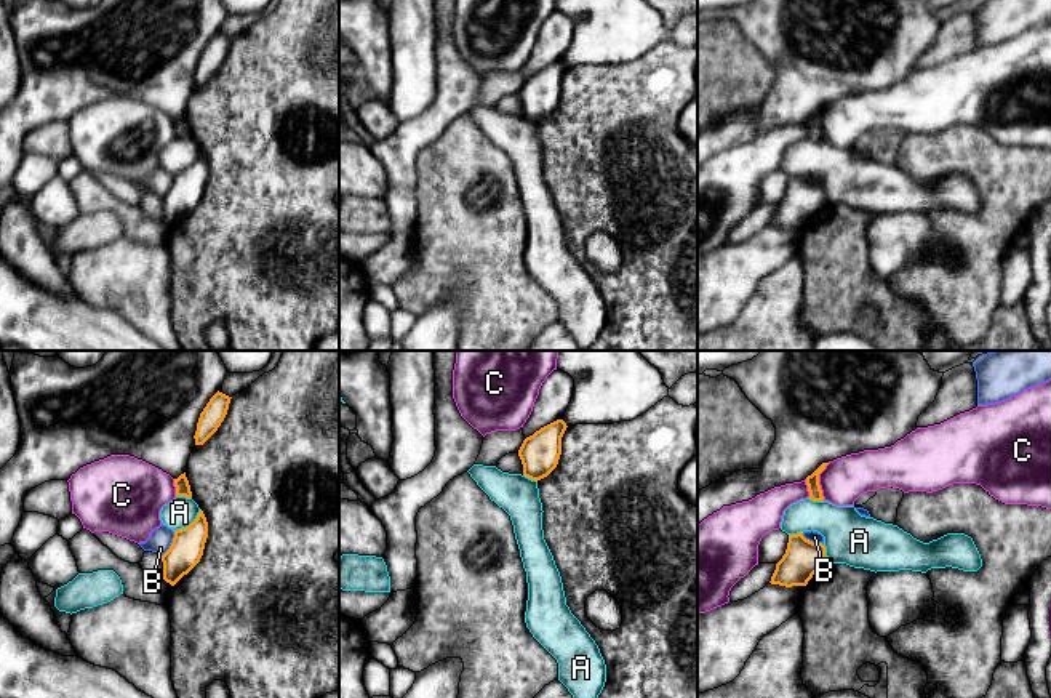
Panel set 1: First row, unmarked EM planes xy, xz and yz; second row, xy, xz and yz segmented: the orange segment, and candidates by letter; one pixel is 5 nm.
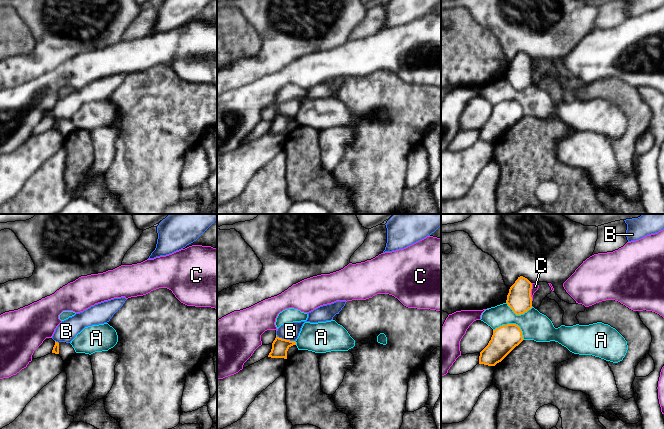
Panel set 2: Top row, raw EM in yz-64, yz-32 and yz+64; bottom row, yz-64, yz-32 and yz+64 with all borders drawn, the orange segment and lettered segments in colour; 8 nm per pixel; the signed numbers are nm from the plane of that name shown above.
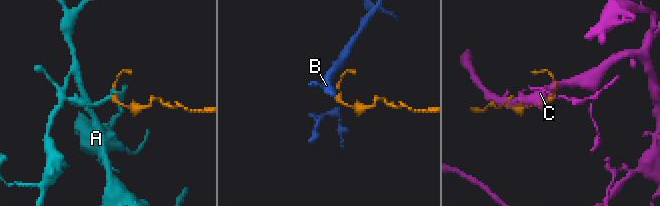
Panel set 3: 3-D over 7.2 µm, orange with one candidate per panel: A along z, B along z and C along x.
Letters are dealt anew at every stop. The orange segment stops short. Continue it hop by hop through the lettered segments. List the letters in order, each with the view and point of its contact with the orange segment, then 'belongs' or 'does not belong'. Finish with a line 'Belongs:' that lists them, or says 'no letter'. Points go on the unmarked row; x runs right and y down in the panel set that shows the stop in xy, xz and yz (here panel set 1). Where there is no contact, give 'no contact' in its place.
A: xy (191, 165) | does not belong
B: xy (171, 186) | does not belong
C: yz (818, 124) | does not belong
Belongs: no letter

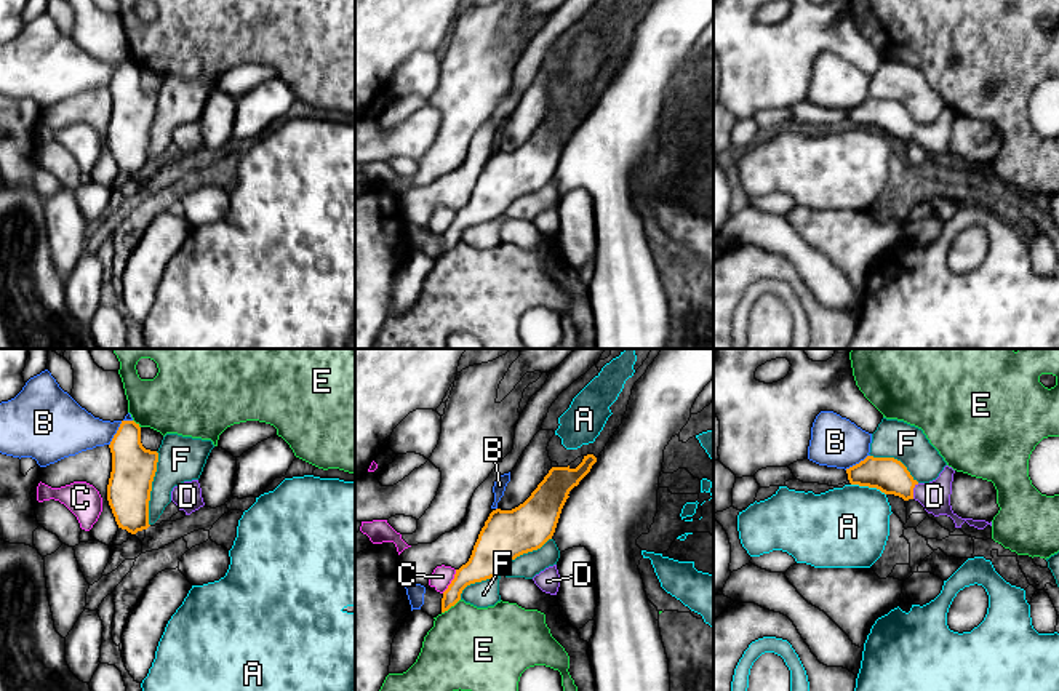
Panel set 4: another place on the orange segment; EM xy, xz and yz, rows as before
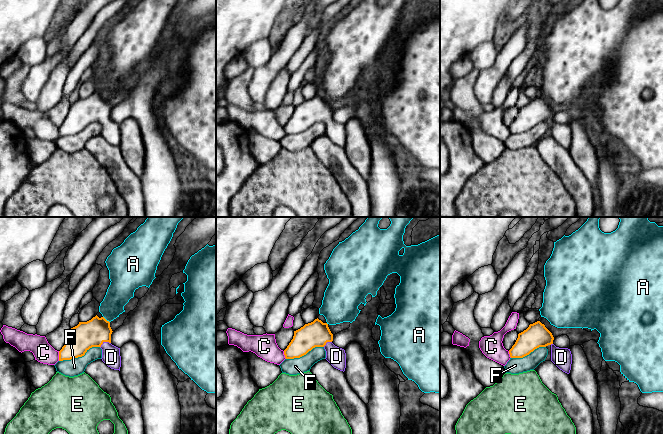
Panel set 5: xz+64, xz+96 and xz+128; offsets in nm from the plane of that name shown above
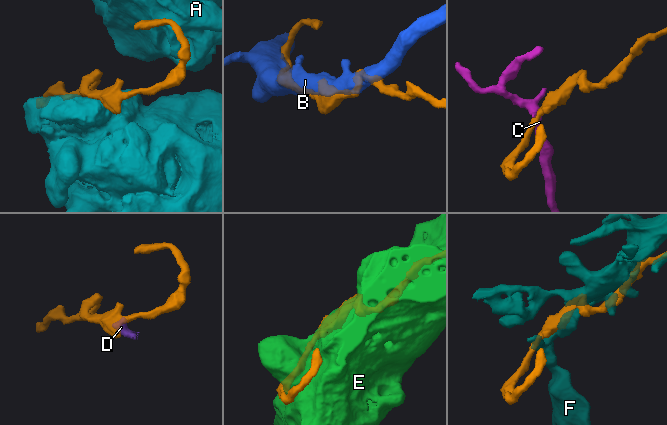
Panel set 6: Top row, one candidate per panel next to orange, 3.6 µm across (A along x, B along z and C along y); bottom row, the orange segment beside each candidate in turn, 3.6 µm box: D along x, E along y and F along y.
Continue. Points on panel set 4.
A: yz (869, 128) | does not belong
B: xy (119, 71) | does not belong
C: xz (451, 223) | does not belong
D: yz (912, 133) | belongs
E: xz (450, 248) | does not belong
F: xz (503, 213) | does not belong
Belongs: D

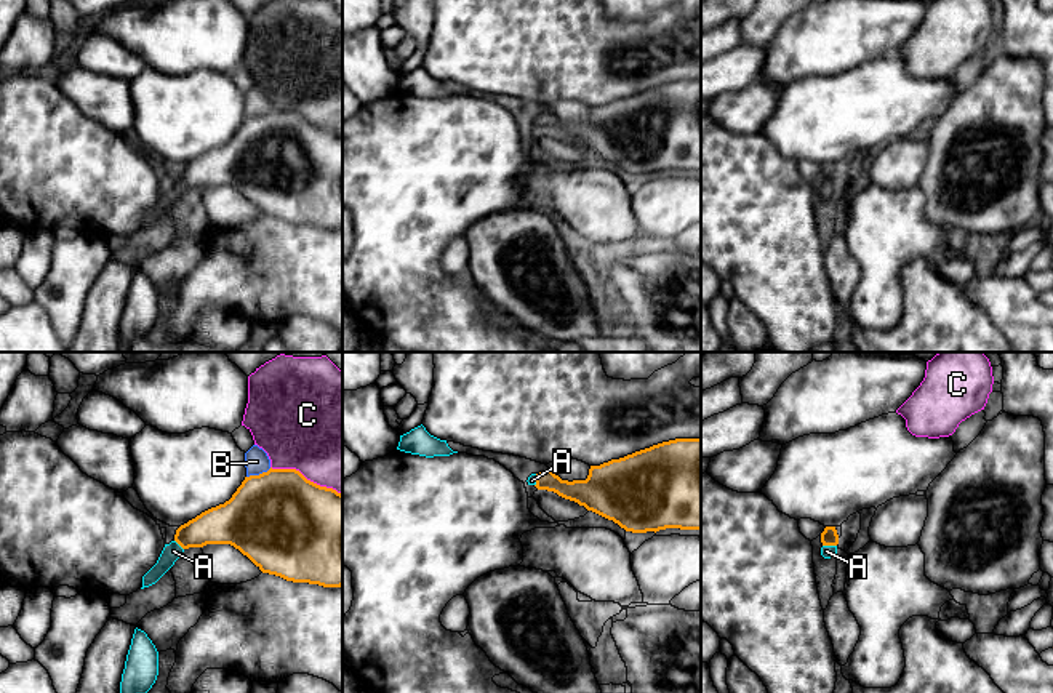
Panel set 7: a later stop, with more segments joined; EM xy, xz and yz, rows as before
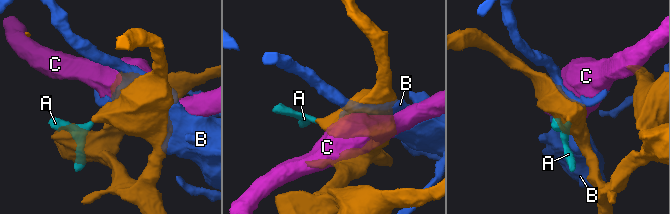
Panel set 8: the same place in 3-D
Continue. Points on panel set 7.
A: yz (829, 186) | belongs
B: xy (260, 116) | does not belong
C: xy (304, 119) | does not belong
Belongs: A

